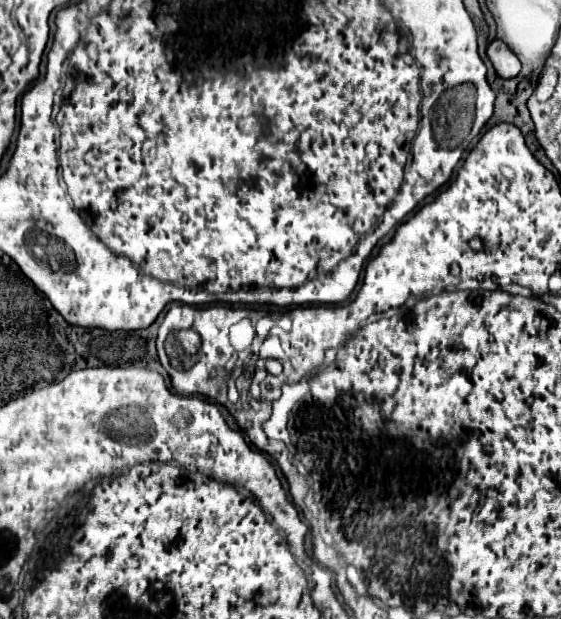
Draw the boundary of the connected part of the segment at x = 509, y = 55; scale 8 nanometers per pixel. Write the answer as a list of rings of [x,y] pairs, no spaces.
[[[494,40],[488,44],[486,54],[500,78],[514,78],[520,72],[520,60],[516,54],[500,40]]]

